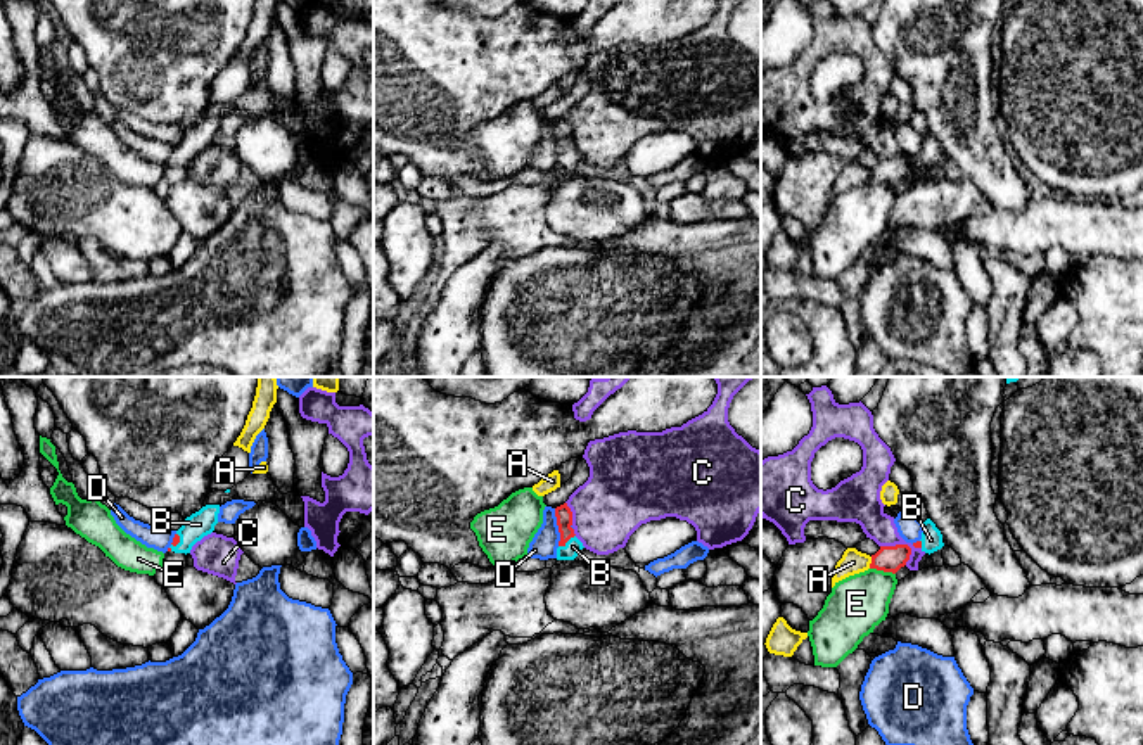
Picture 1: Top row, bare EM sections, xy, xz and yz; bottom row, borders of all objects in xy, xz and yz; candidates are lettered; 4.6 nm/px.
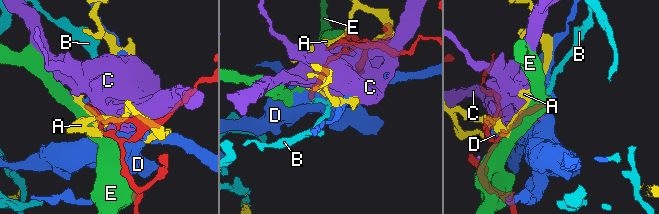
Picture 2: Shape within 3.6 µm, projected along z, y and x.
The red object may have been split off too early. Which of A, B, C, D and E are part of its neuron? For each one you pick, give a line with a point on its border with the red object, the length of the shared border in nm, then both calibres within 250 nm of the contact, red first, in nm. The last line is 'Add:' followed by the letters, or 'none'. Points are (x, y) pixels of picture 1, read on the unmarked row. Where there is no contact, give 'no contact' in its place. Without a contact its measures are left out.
B: xz (566, 154) | 100 nm | 80/80 nm
Add: B

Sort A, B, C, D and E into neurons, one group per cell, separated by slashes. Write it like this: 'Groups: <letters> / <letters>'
Groups: A / B / C / D / E

